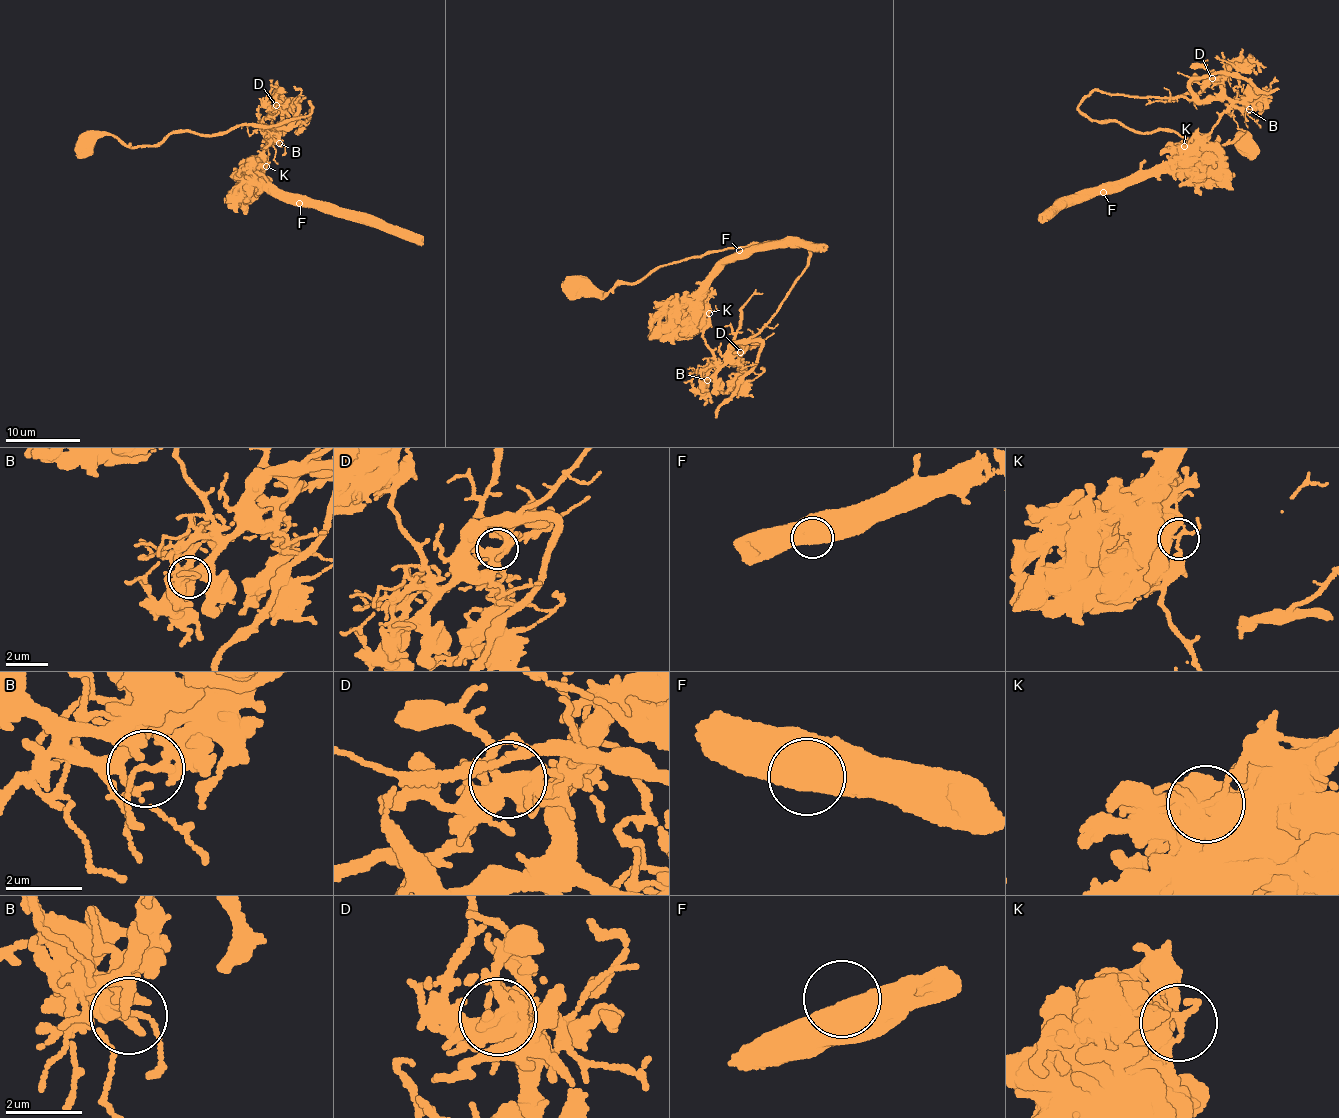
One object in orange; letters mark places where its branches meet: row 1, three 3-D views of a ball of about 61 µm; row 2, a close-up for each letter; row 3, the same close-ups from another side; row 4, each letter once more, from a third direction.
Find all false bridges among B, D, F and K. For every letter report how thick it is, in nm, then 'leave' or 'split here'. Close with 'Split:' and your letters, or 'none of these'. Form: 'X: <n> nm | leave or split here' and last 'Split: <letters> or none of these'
B: 130 nm | leave
D: 440 nm | leave
F: 800 nm | leave
K: 200 nm | split here
Split: K

